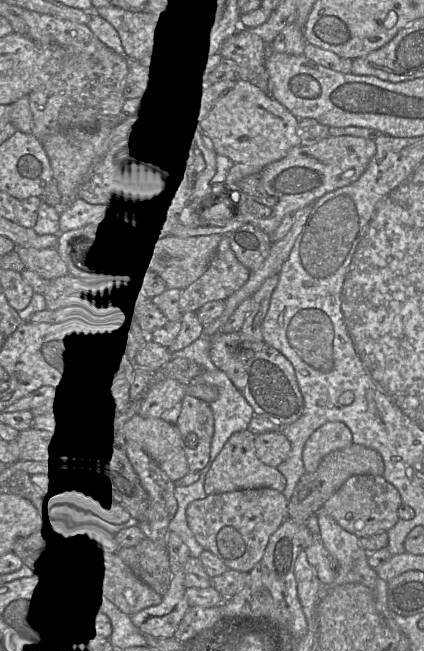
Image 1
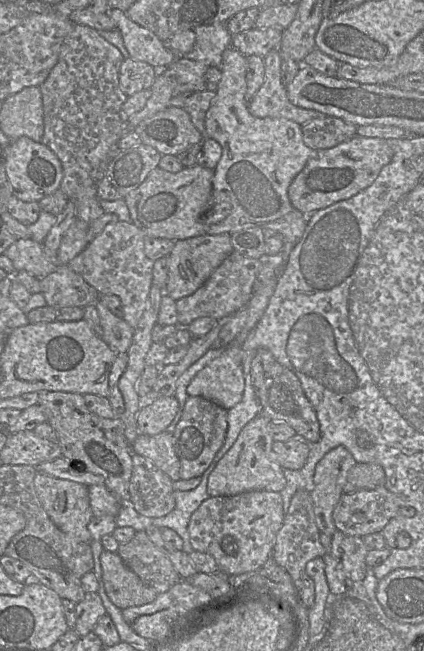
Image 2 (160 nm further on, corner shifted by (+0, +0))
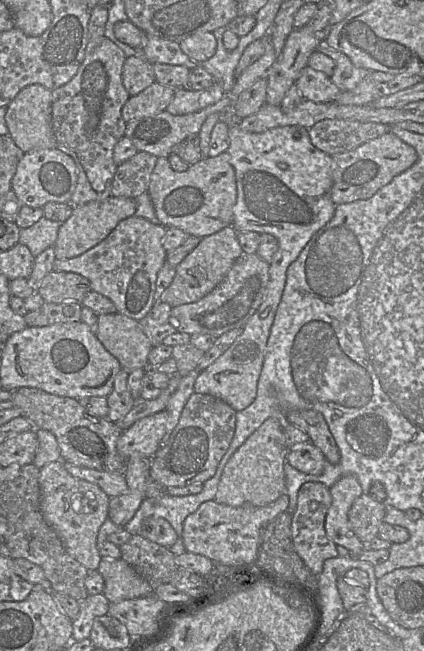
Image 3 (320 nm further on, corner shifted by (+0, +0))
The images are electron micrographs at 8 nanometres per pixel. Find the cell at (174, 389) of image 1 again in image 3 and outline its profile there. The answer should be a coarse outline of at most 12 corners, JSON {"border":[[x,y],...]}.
{"border":[[168,412],[136,421],[120,435],[118,454],[152,458],[162,445]]}

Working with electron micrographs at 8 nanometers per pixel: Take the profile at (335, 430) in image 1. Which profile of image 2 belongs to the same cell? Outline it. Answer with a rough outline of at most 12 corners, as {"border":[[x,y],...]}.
{"border":[[344,446],[316,464],[317,527],[332,536],[334,509],[356,460]]}

